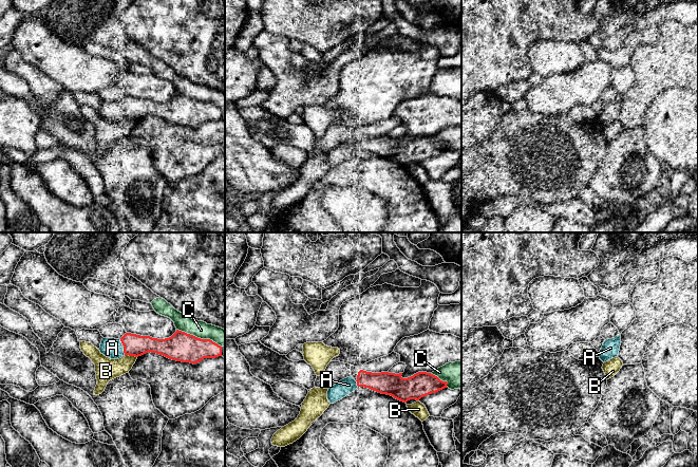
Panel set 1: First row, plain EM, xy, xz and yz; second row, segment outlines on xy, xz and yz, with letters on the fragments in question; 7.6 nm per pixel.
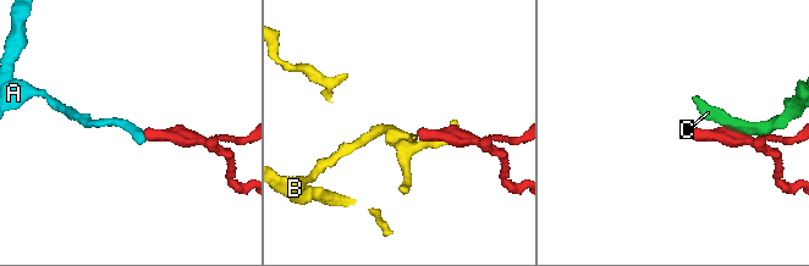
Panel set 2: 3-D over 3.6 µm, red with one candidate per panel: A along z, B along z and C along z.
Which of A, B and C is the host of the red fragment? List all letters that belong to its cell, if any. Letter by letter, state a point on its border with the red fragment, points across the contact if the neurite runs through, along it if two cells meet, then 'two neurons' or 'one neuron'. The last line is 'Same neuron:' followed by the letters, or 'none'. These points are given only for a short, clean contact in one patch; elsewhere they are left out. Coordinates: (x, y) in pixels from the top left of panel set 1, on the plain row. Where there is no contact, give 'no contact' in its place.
A: contact xy (124, 110); one neuron
B: contact xy (131, 118); border xy (125, 117), (136, 120); two neurons
C: contact xy (199, 101); two neurons
Same neuron: A

